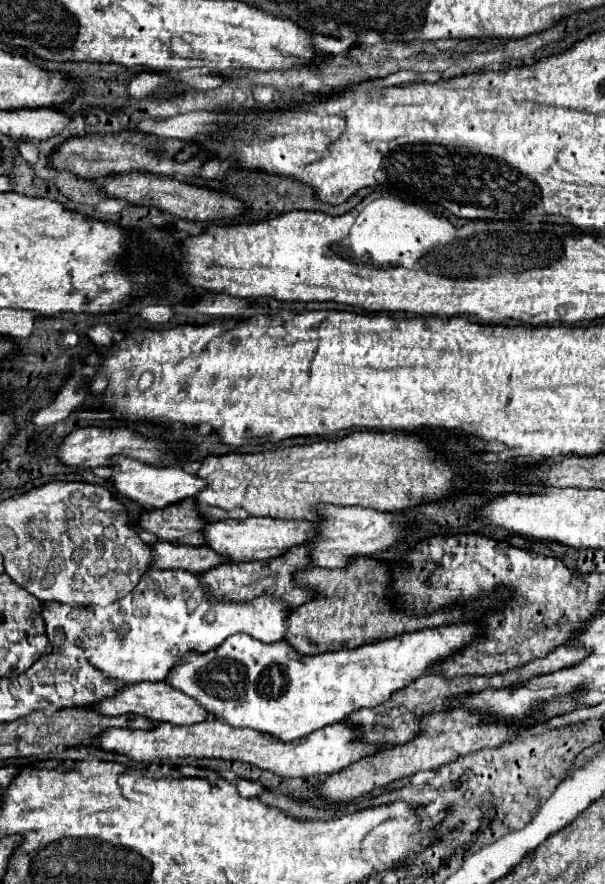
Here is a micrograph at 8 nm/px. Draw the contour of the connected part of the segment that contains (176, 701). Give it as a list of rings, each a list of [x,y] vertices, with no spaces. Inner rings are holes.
[[[135,683],[135,685],[129,685],[119,695],[115,695],[115,699],[111,699],[111,703],[99,703],[97,711],[105,713],[105,715],[135,713],[135,715],[149,717],[153,721],[167,721],[173,725],[195,725],[195,723],[207,721],[211,717],[211,713],[205,711],[199,701],[195,701],[187,693],[171,687],[169,683],[139,683],[139,685]]]

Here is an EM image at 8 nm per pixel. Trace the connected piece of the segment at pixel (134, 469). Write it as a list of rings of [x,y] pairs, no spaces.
[[[129,457],[115,459],[111,479],[115,483],[115,491],[121,497],[127,497],[129,501],[135,501],[143,507],[161,507],[161,509],[173,503],[185,501],[187,497],[193,497],[207,487],[207,483],[201,477],[191,475],[177,465],[175,467],[153,467],[153,465],[147,465],[147,463],[129,459]]]

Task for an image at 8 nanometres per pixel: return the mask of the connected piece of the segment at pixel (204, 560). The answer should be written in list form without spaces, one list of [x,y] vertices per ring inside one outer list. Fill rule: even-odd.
[[[155,543],[155,567],[157,569],[185,569],[195,573],[205,573],[211,567],[219,567],[227,563],[227,557],[211,551],[211,547],[191,547],[177,543]]]

